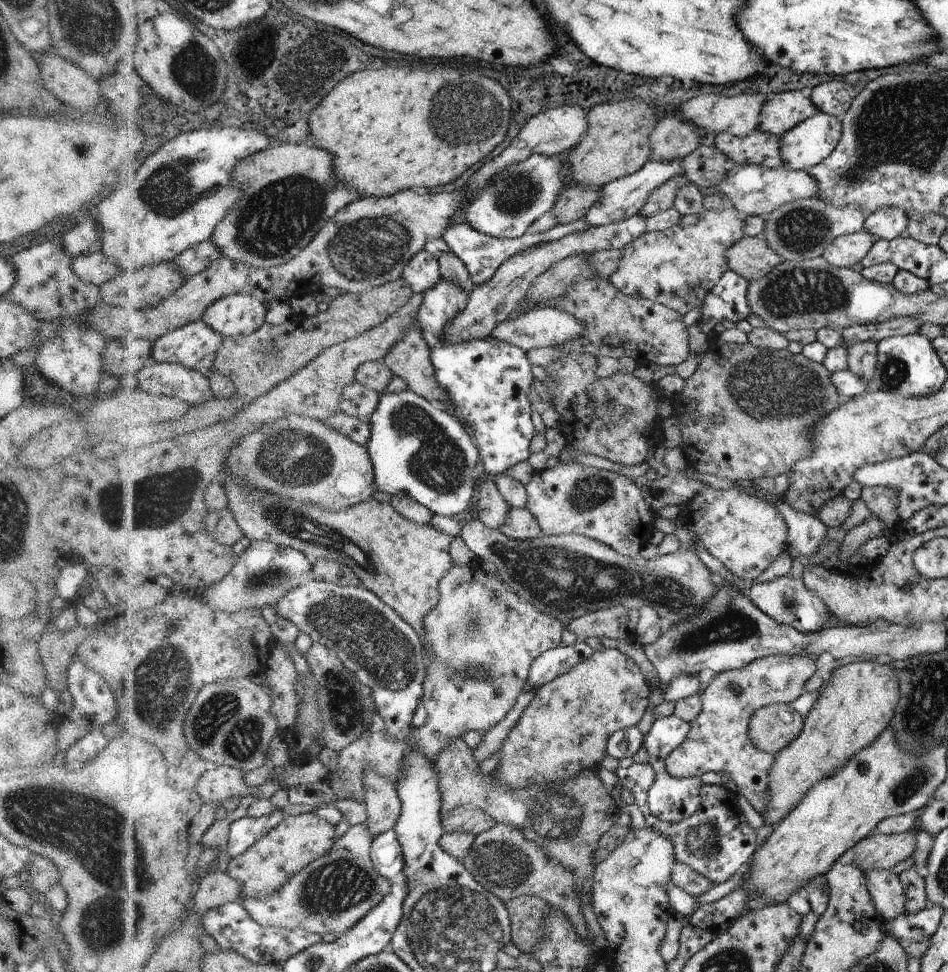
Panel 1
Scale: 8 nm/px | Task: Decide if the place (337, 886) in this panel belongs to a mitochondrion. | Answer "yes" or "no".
yes

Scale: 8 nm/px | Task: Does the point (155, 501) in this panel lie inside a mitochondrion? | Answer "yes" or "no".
yes

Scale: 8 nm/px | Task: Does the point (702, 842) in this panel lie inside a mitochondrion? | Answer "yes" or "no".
yes

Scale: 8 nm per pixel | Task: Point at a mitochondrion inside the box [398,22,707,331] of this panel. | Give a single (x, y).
(471, 113)

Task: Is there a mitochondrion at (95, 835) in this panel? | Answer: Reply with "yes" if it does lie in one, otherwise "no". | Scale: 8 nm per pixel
yes

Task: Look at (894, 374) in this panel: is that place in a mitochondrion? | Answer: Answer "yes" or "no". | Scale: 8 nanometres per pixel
yes

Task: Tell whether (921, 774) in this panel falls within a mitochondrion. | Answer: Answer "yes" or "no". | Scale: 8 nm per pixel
yes

